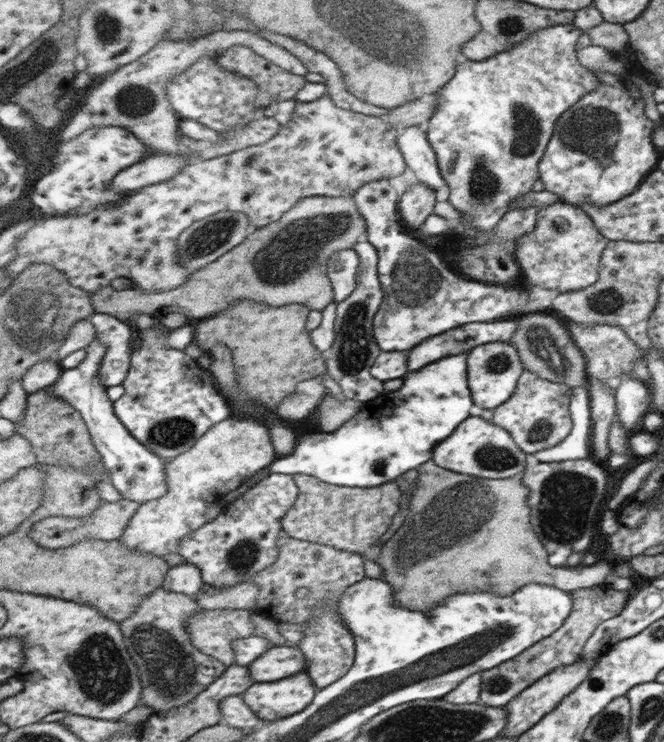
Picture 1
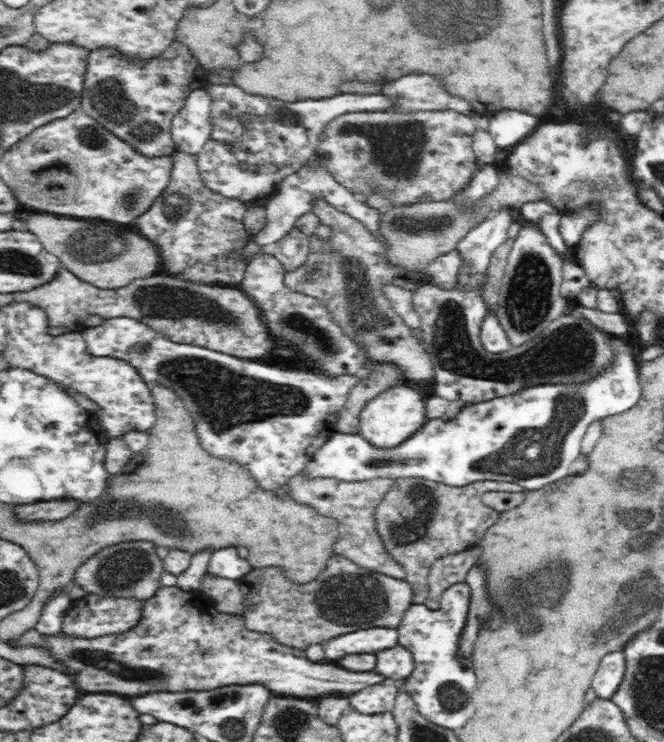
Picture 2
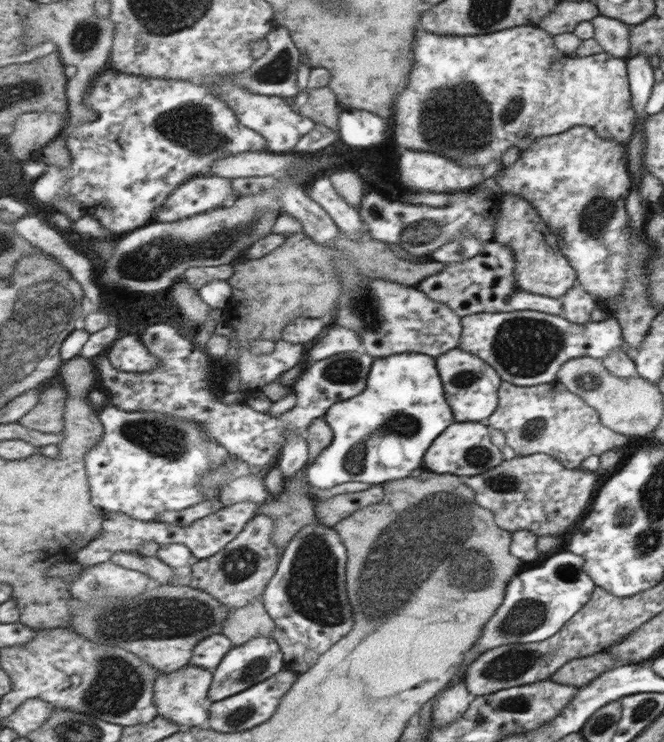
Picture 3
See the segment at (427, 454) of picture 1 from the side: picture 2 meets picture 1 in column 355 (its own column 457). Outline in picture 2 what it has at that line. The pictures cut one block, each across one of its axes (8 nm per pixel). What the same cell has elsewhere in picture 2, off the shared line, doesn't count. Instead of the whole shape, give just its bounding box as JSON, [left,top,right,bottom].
[305,336,642,490]

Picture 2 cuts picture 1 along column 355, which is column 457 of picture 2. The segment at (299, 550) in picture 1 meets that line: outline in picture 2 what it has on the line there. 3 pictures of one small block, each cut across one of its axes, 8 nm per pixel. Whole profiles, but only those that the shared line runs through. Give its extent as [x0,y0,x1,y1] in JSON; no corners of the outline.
[424,547,482,610]

